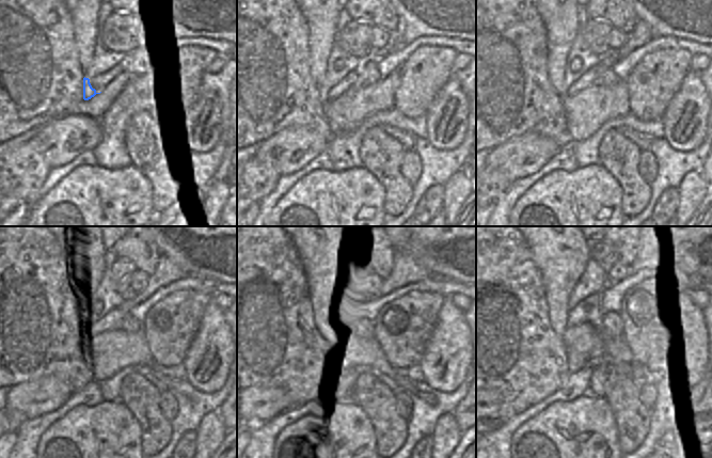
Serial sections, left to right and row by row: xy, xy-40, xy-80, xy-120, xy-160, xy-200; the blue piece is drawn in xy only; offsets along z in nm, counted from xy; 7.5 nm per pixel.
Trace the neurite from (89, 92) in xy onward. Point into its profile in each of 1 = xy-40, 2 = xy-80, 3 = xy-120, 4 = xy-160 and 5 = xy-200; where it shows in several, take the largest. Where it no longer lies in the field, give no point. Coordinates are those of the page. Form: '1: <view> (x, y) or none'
1: xy-40 (348, 81)
2: xy-80 (642, 34)
3: xy-120 (165, 272)
4: xy-160 (406, 269)
5: xy-200 (655, 259)

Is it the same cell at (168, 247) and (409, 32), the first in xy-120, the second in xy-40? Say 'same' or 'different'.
same

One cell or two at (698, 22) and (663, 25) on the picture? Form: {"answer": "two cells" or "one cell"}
{"answer": "one cell"}

